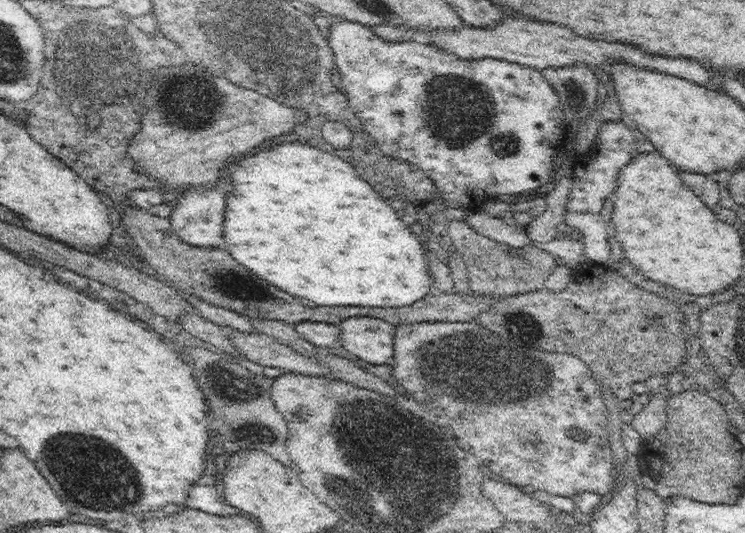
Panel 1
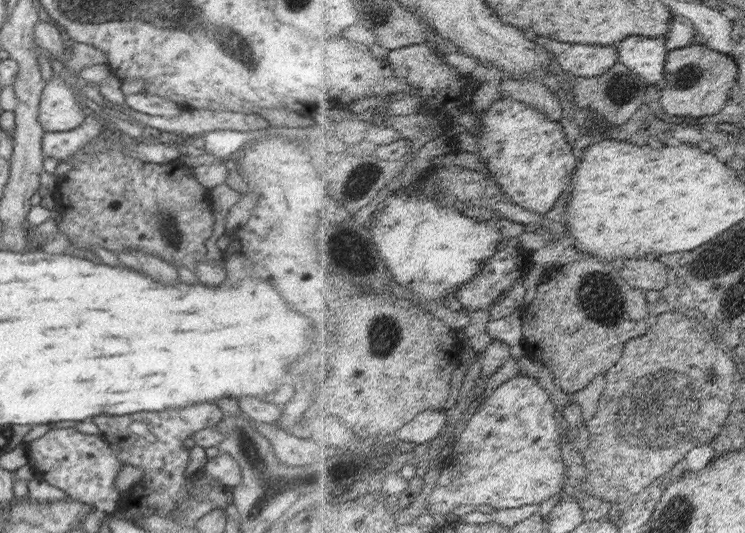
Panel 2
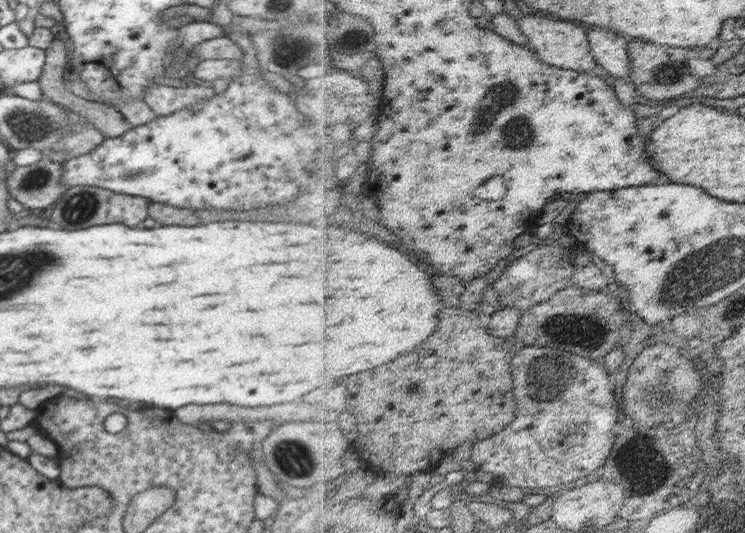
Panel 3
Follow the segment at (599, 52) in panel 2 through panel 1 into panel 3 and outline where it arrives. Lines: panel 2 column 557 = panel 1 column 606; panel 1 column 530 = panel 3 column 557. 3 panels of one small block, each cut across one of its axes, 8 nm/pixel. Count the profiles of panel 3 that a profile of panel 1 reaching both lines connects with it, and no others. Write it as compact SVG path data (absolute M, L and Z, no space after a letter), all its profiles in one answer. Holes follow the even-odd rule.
M526 16L524 22L522 20L518 20L518 22L520 27L524 28L525 39L530 42L530 47L536 50L542 60L550 65L586 72L592 72L598 68L599 62L592 52L592 44L590 44L586 28L582 28L574 22L560 22L560 20L538 18L538 16Z

